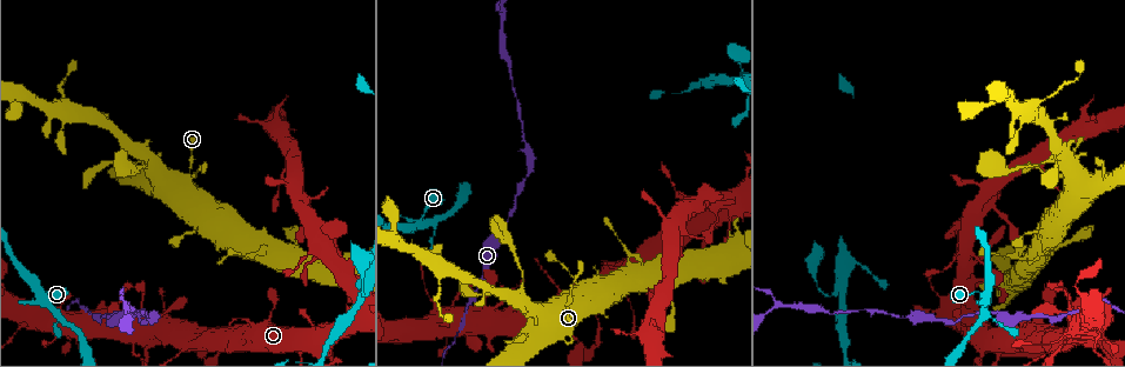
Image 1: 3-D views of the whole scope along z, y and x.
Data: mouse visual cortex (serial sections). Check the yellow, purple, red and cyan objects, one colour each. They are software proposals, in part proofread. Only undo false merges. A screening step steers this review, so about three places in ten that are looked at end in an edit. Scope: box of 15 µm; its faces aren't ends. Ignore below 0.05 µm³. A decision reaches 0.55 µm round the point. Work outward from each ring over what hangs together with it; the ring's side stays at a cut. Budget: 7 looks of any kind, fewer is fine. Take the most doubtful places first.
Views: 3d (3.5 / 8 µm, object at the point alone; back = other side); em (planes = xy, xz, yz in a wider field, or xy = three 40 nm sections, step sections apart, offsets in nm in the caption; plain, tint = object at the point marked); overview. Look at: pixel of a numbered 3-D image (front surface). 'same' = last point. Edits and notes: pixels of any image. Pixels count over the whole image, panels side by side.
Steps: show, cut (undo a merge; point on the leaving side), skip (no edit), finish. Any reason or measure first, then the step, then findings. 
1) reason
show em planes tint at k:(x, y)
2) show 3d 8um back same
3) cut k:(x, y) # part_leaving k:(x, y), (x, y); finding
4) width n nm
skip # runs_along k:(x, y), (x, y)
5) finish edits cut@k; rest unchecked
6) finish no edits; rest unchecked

a narrow waist
show 3d 3.5um back at 1:(1069, 335)

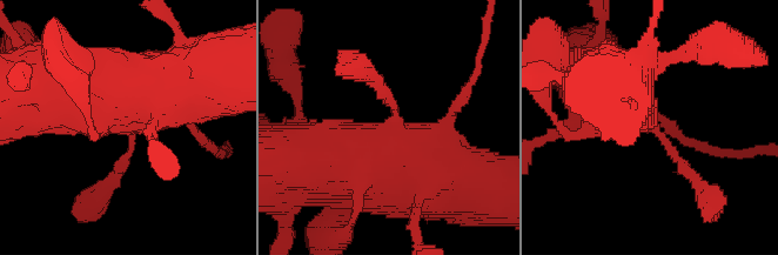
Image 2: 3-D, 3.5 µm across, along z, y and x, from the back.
show em xy step 2 tint at 2:(132, 128)

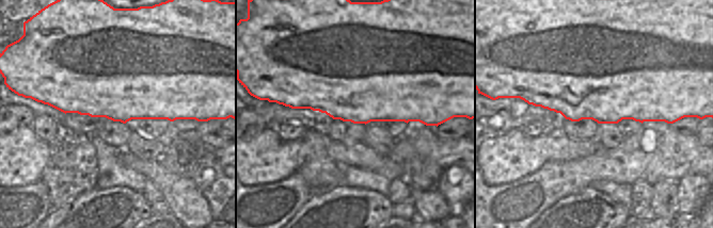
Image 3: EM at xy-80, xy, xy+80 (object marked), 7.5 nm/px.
skip # runs_along 2:(349, 153), (490, 193); continuous, no second cell

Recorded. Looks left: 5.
three-way junction
show 3d 3.5um at 1:(782, 306)

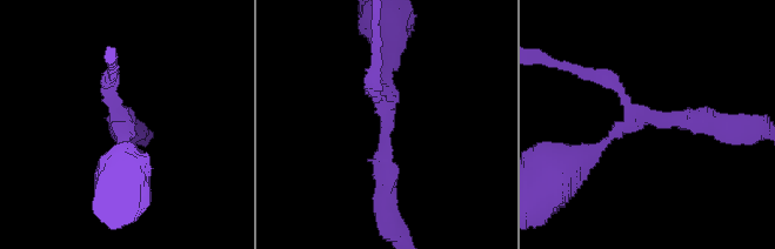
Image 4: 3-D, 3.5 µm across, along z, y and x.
arms 3; arm_widths 150, 200, 300 nm
show em planes tint at 4:(647, 120)

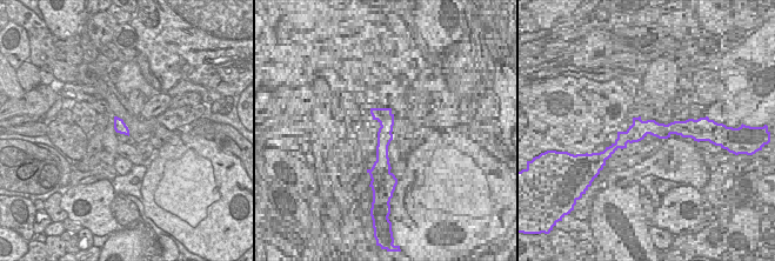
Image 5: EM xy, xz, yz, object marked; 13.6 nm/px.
skip # runs_along 4:(725, 126), (634, 119), (580, 155); all the same cell

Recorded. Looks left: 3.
narrows sharply
show 3d 8um at 1:(984, 294)

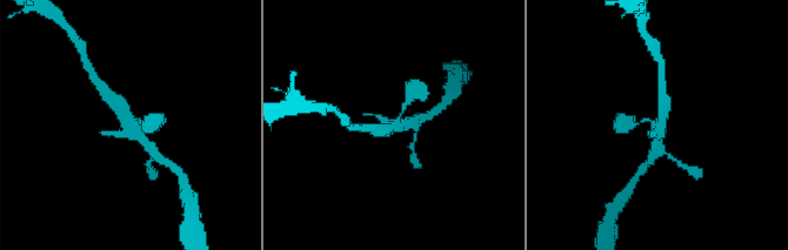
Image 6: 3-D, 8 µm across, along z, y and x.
shape alone is not enough
show em planes tint at 6:(134, 127)

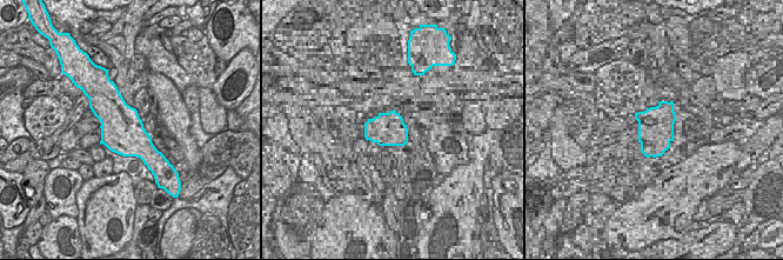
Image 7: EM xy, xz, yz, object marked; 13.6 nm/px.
skip # runs_along 6:(630, 124), (650, 120), (659, 126), (654, 151); one cell here

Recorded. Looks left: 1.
finish no edits; rest unchecked

